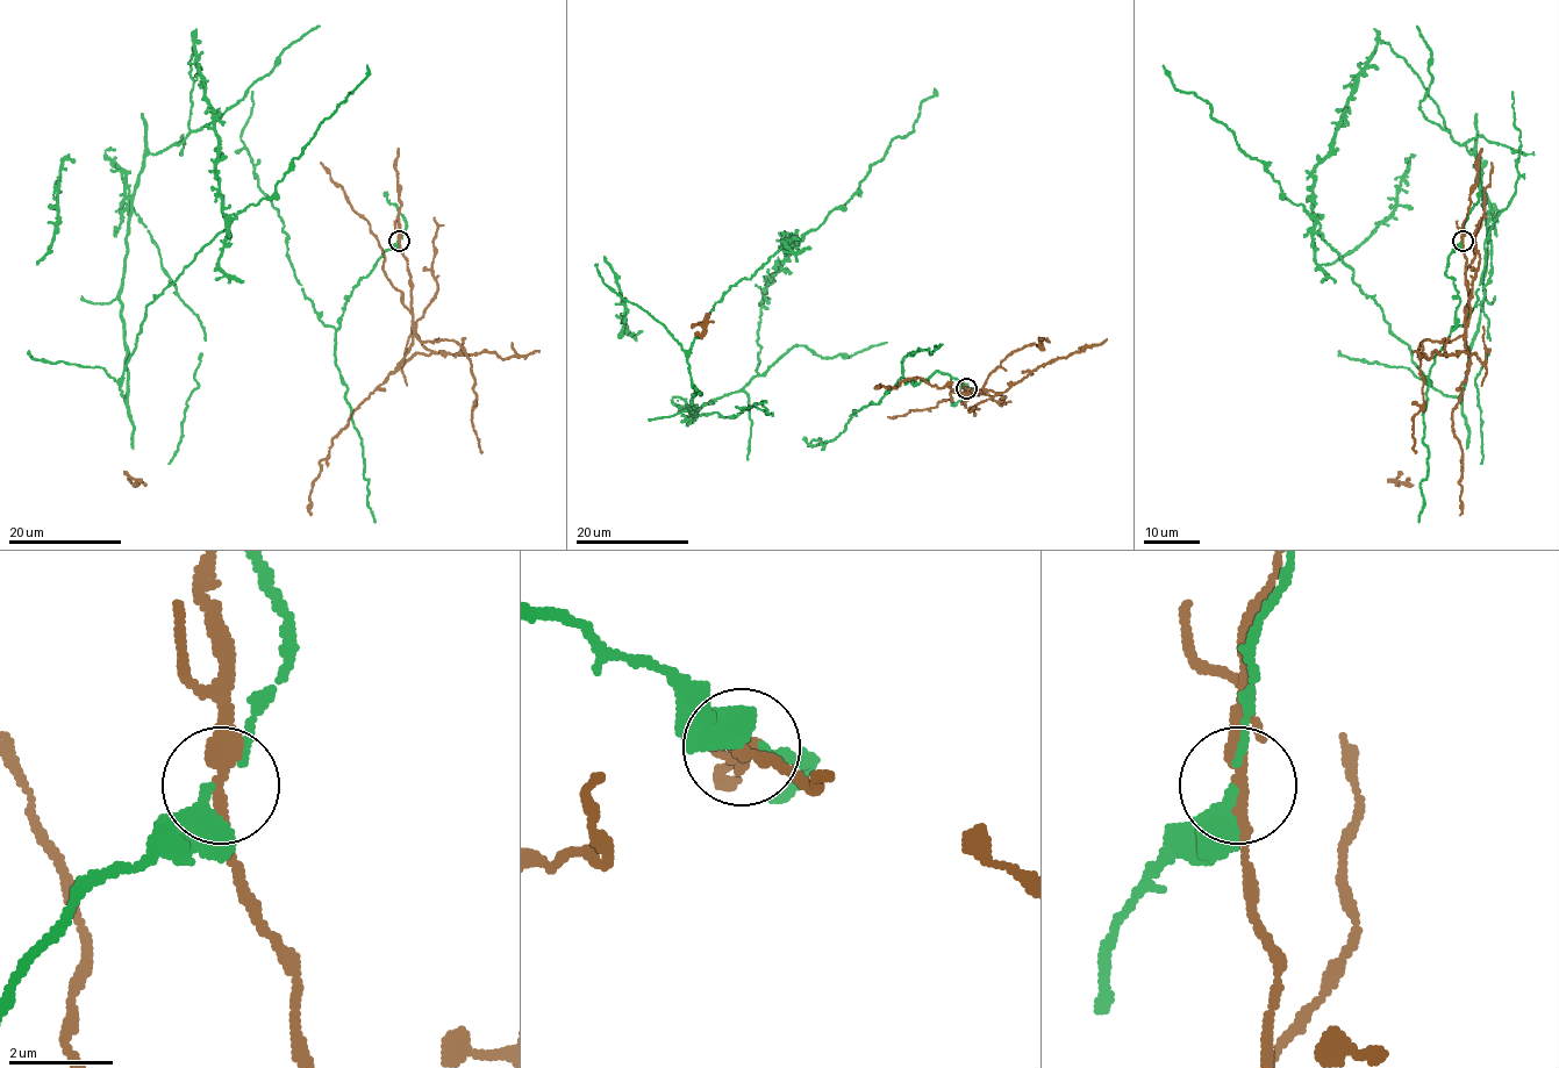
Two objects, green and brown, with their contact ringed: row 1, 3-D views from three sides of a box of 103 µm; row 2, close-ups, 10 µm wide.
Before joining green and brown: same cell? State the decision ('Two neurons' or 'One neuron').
Two neurons

